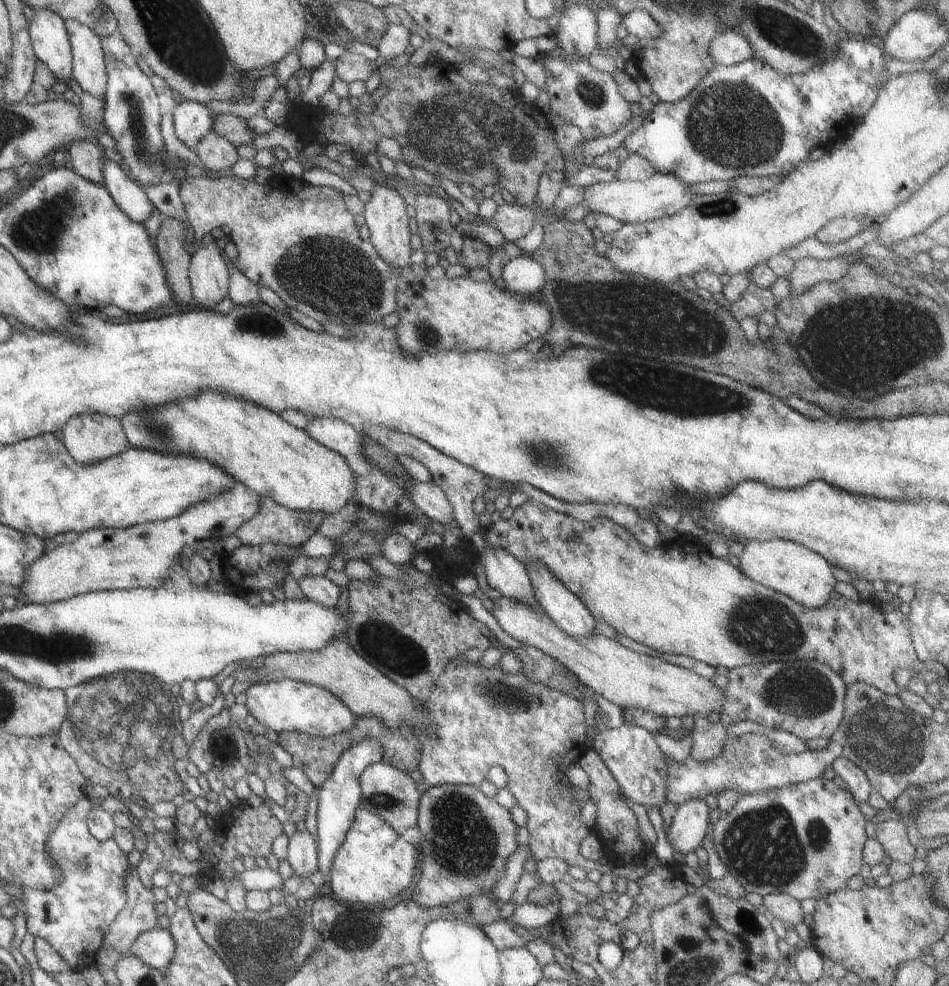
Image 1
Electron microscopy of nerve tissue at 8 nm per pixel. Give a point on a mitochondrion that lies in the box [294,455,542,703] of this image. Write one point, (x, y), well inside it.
(396, 649)

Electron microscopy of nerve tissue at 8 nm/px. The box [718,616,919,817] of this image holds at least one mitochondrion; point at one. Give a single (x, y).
(801, 690)

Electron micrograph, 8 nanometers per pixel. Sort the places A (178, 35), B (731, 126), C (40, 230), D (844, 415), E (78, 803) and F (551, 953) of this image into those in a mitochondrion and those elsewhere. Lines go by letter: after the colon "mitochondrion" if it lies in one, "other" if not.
A: mitochondrion
B: mitochondrion
C: mitochondrion
D: other
E: other
F: other

